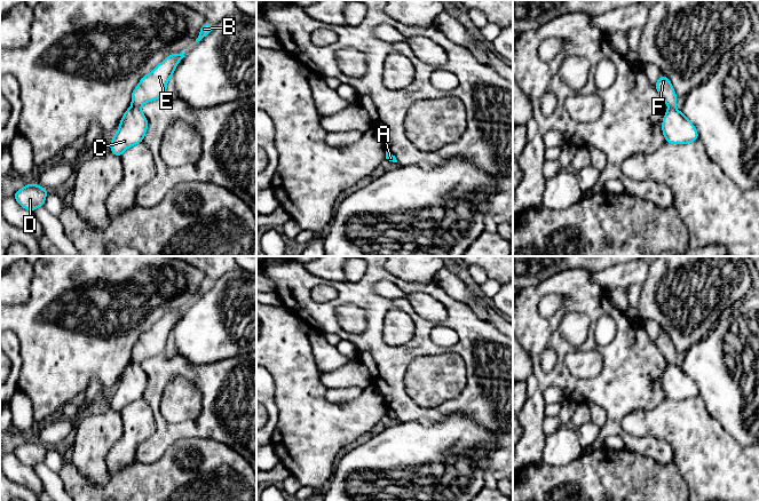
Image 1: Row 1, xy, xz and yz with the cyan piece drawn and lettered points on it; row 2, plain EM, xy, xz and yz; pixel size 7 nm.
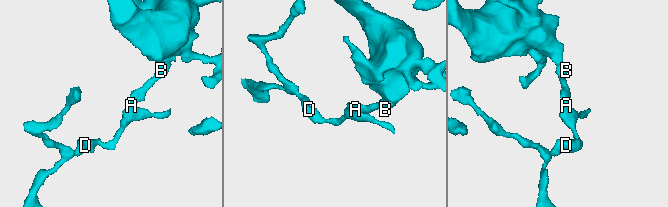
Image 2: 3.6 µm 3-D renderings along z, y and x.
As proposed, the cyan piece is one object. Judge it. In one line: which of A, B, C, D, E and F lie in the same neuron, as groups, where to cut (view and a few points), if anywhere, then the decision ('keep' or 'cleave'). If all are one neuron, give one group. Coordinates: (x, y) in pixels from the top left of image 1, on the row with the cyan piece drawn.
groups A C D / B E F; cut xy (132, 105), (139, 108); cleave

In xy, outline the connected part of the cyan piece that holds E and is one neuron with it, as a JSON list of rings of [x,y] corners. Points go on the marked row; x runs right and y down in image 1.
[[[171,54],[151,73],[142,77],[132,93],[132,106],[140,108],[148,102],[166,96],[168,79],[184,54]]]

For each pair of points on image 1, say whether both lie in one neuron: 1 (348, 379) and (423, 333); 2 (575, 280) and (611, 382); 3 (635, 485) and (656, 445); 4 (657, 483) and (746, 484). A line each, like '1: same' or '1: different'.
1: different
2: same
3: different
4: different

